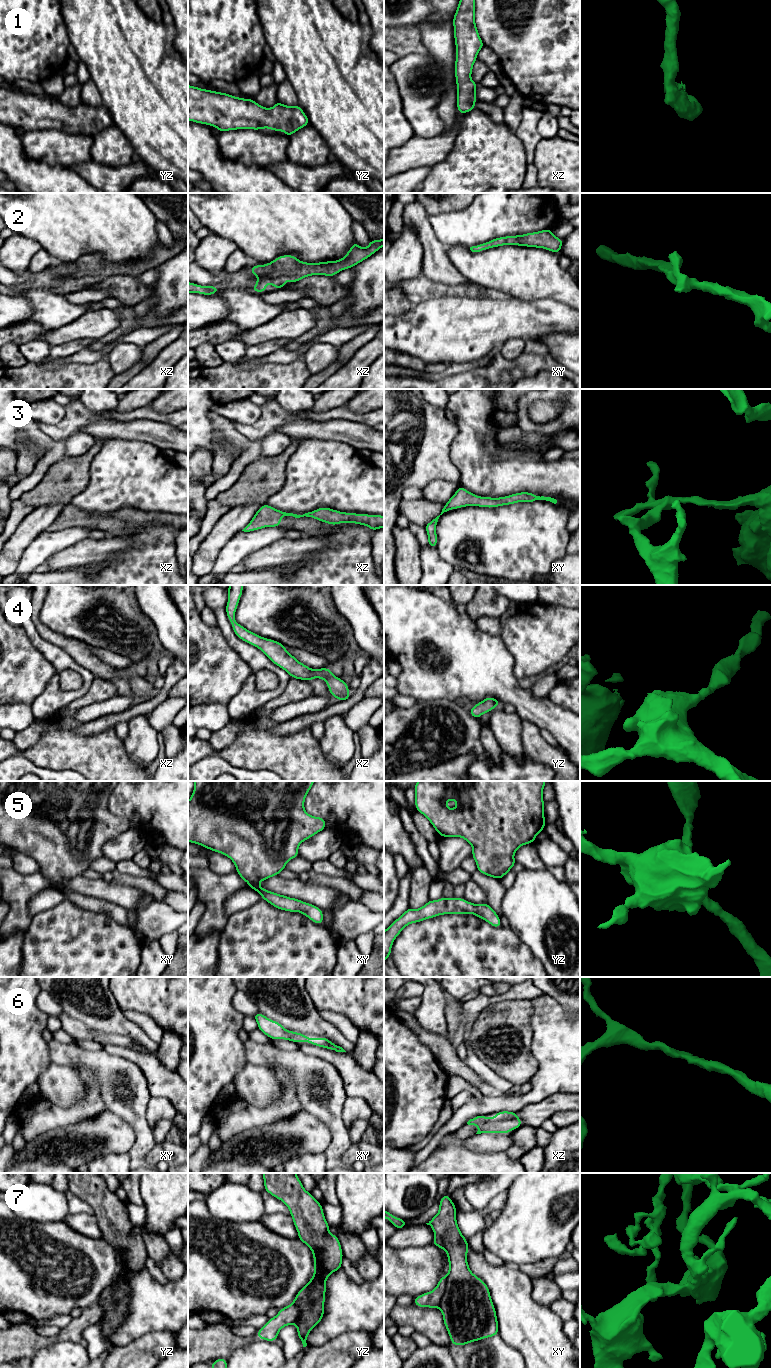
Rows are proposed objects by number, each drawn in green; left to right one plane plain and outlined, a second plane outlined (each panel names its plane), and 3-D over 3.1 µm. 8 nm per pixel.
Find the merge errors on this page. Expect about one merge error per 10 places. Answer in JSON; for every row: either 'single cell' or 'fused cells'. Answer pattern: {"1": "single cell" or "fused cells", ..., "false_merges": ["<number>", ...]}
{"1": "single cell", "2": "single cell", "3": "single cell", "4": "single cell", "5": "single cell", "6": "single cell", "7": "single cell", "false_merges": []}

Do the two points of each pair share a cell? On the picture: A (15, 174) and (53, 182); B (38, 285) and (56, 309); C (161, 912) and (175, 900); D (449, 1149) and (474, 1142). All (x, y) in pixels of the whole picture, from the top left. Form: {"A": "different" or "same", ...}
{"A": "same", "B": "same", "C": "different", "D": "different"}

